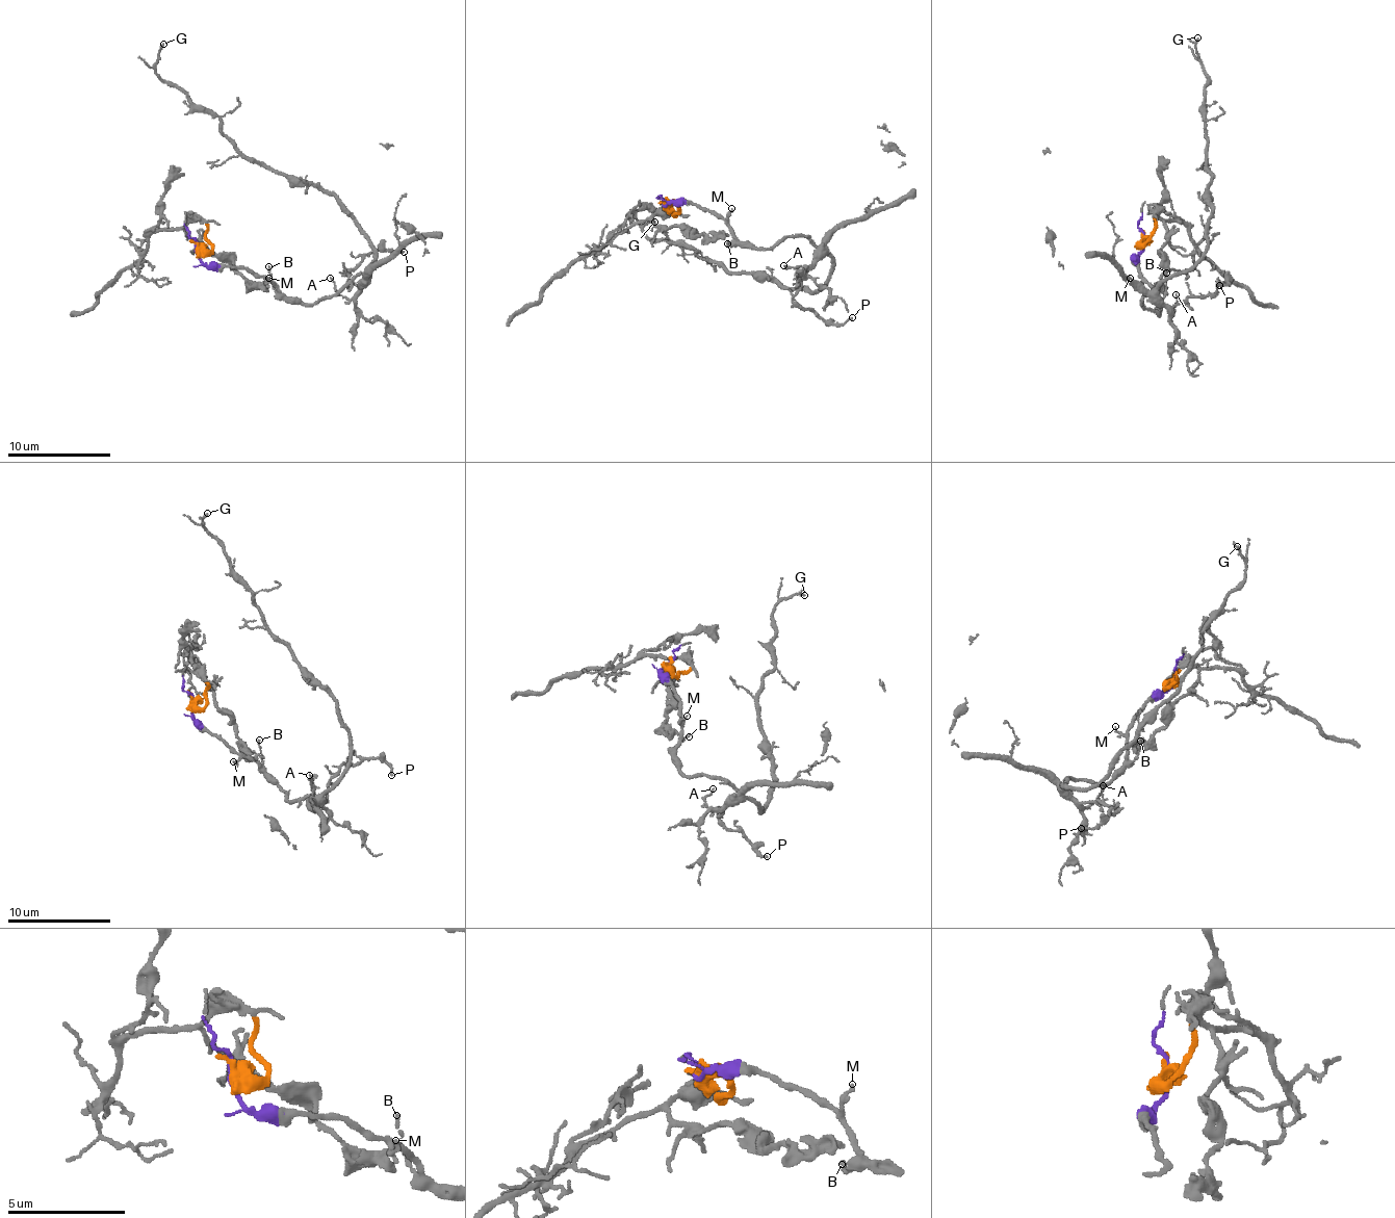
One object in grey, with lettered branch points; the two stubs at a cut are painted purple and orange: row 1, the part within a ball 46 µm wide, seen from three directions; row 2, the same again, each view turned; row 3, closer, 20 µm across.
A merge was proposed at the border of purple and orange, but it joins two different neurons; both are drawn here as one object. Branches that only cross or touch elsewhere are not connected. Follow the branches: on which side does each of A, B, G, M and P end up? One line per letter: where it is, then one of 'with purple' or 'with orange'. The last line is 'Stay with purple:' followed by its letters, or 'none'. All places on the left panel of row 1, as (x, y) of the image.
A: place (330, 278); with purple
B: place (268, 266); with purple
G: place (163, 44); with purple
M: place (268, 278); with purple
P: place (404, 252); with purple
Stay with purple: A, B, G, M, P

